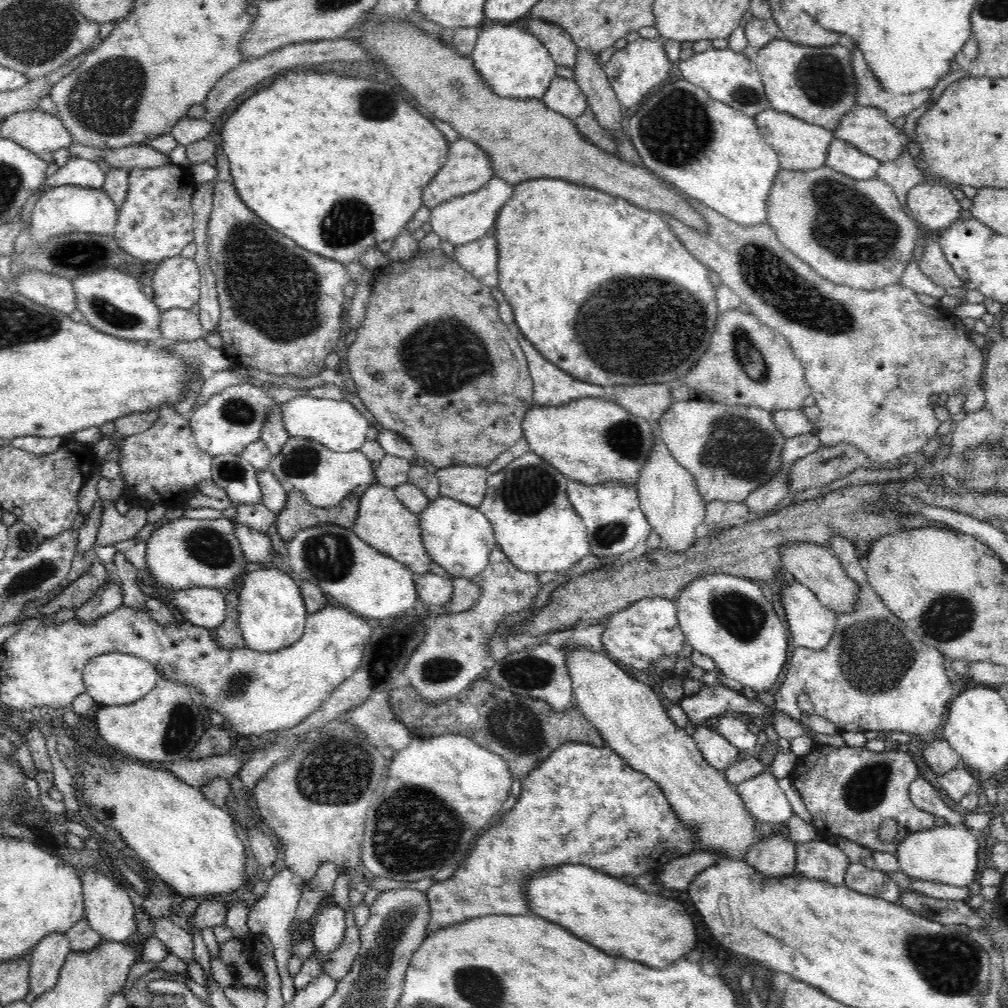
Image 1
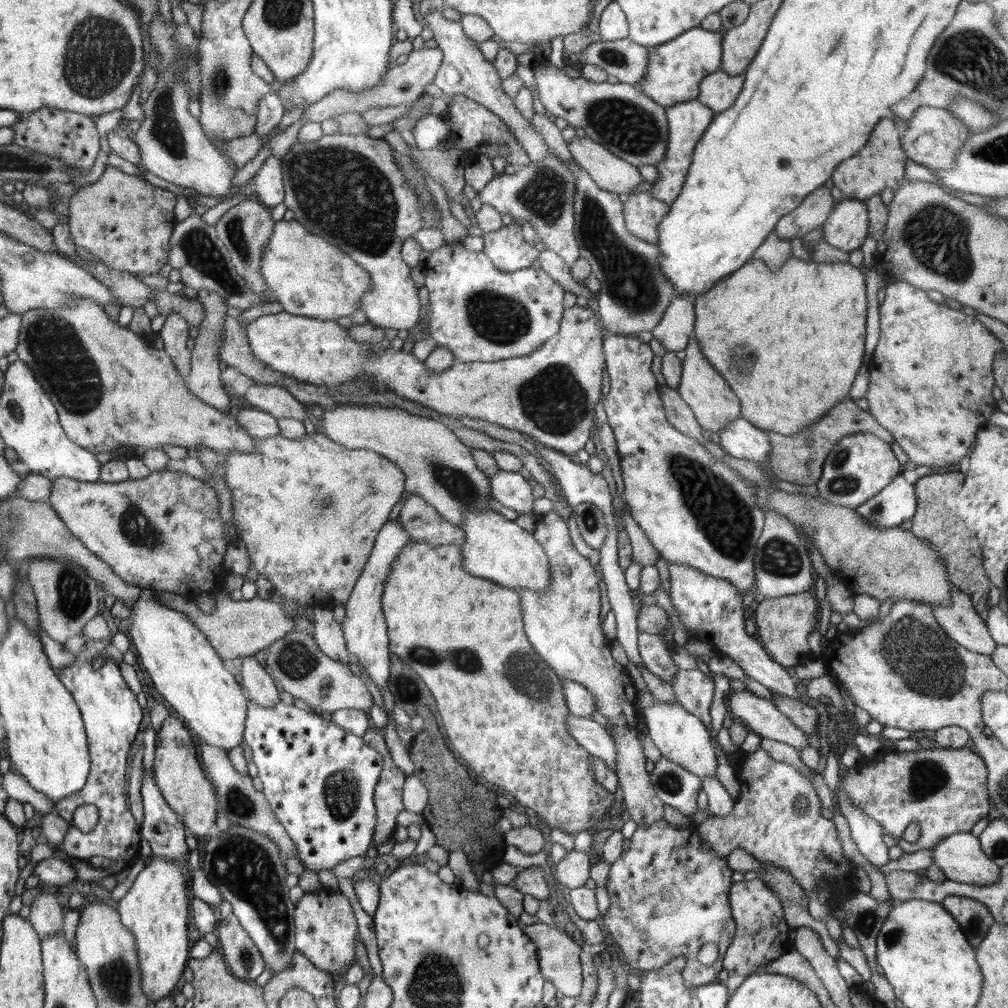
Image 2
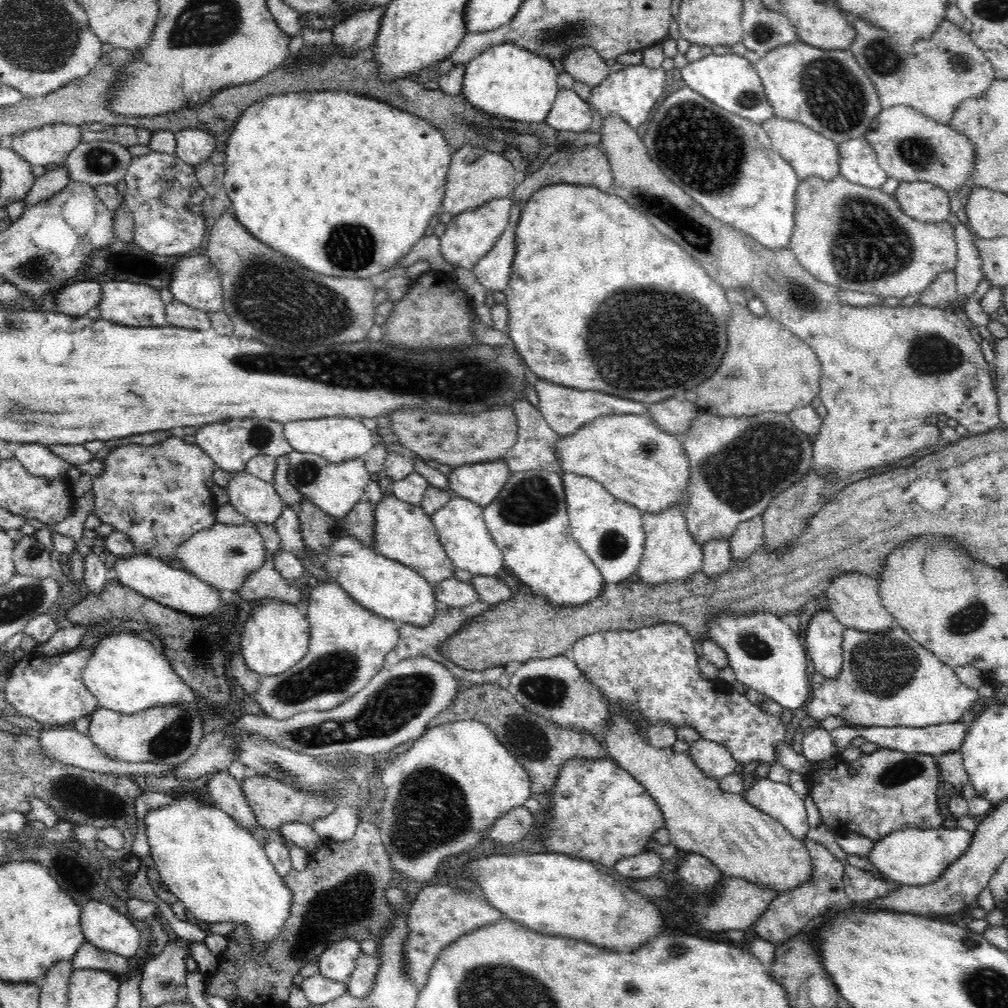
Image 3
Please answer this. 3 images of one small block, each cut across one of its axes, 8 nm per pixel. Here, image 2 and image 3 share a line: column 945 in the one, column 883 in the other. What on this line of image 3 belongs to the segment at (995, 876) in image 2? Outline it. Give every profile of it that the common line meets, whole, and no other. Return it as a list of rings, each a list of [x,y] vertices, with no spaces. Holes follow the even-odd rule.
[[[939,828],[939,829],[930,829],[930,830],[920,830],[920,829],[904,829],[904,830],[897,830],[892,834],[888,834],[882,841],[876,842],[872,853],[867,857],[868,860],[880,871],[883,876],[898,882],[901,886],[908,885],[908,886],[923,886],[926,884],[931,884],[935,882],[937,879],[942,877],[943,871],[947,870],[958,858],[964,856],[964,854],[968,851],[968,848],[971,846],[971,842],[973,840],[973,833],[970,831],[966,831],[962,828]]]

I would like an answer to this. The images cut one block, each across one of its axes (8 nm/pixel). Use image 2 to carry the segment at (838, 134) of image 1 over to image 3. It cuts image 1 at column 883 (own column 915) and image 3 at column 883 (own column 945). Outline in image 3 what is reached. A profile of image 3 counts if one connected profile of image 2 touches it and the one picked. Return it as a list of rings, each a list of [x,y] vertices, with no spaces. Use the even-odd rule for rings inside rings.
[[[896,105],[882,109],[864,136],[876,152],[880,168],[897,181],[928,182],[950,195],[964,185],[971,187],[970,177],[976,160],[974,145],[949,124],[940,124],[910,106]]]

